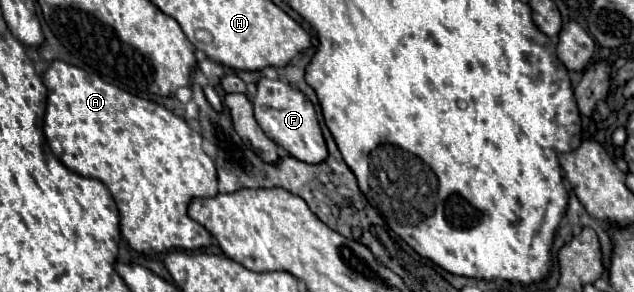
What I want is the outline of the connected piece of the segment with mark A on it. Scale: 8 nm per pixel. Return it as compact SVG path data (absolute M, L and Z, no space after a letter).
M53 61L53 63L49 65L49 69L41 75L41 79L43 79L43 83L45 83L47 91L49 91L49 95L47 95L47 111L45 111L45 127L43 127L43 131L45 131L45 137L47 137L47 141L49 141L51 151L53 151L55 157L57 157L63 165L67 165L71 171L75 171L75 173L79 173L79 175L83 175L83 177L99 179L99 181L103 181L103 183L107 185L107 189L111 191L111 195L113 195L113 199L115 199L115 203L117 203L117 209L119 209L121 235L123 235L123 239L125 239L135 251L145 253L145 255L157 255L157 253L169 251L169 249L189 249L189 251L191 251L191 249L199 249L199 247L211 245L211 235L209 235L209 231L187 217L187 203L189 203L189 199L193 199L193 197L213 197L213 195L217 195L215 163L213 163L213 159L203 151L203 147L201 147L203 139L199 137L199 133L193 131L193 129L187 125L185 119L173 115L169 109L165 109L163 105L159 105L159 103L155 103L155 101L149 101L149 99L141 99L141 97L137 97L137 95L131 95L131 93L119 89L117 85L111 85L111 83L103 81L97 73L89 75L87 71L83 71L83 69L75 67L75 65L69 65L69 63L65 63L65 61Z

